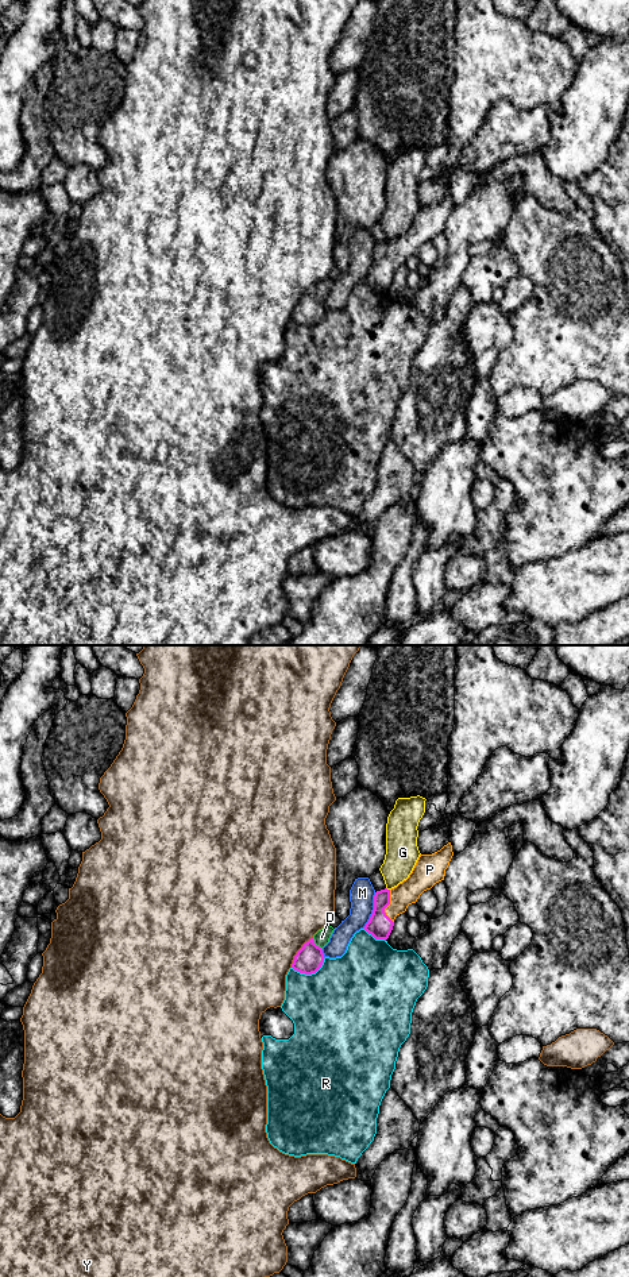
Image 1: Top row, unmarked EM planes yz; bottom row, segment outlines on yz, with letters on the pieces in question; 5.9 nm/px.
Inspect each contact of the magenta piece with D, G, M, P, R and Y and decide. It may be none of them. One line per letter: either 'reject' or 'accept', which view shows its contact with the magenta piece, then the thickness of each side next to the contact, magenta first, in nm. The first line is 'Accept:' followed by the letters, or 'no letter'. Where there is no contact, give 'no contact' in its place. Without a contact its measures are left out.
Accept: D, P
D: accept; meets magenta in yz; 160 nm thick on the magenta side, 90 nm on the other
G: reject; meets magenta in yz; 150 nm thick on the magenta side, 190 nm on the other
M: reject; meets magenta in yz; 150 nm thick on the magenta side, 150 nm on the other
P: accept; meets magenta in yz; 150 nm thick on the magenta side, 140 nm on the other
R: reject; meets magenta in yz; 160 nm thick on the magenta side, 480 nm on the other
Y: reject; meets magenta in yz; 160 nm thick on the magenta side, 500 nm on the other

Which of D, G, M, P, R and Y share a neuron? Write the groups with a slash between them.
D P / G / M / R / Y

